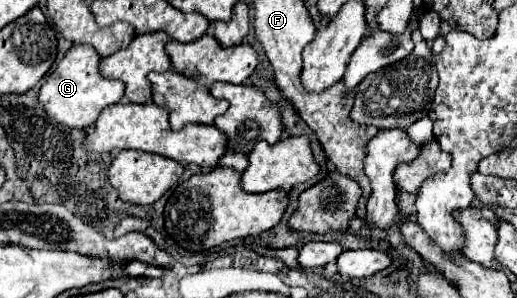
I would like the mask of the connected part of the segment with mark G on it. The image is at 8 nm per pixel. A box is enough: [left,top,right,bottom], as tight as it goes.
[39,45,123,129]

